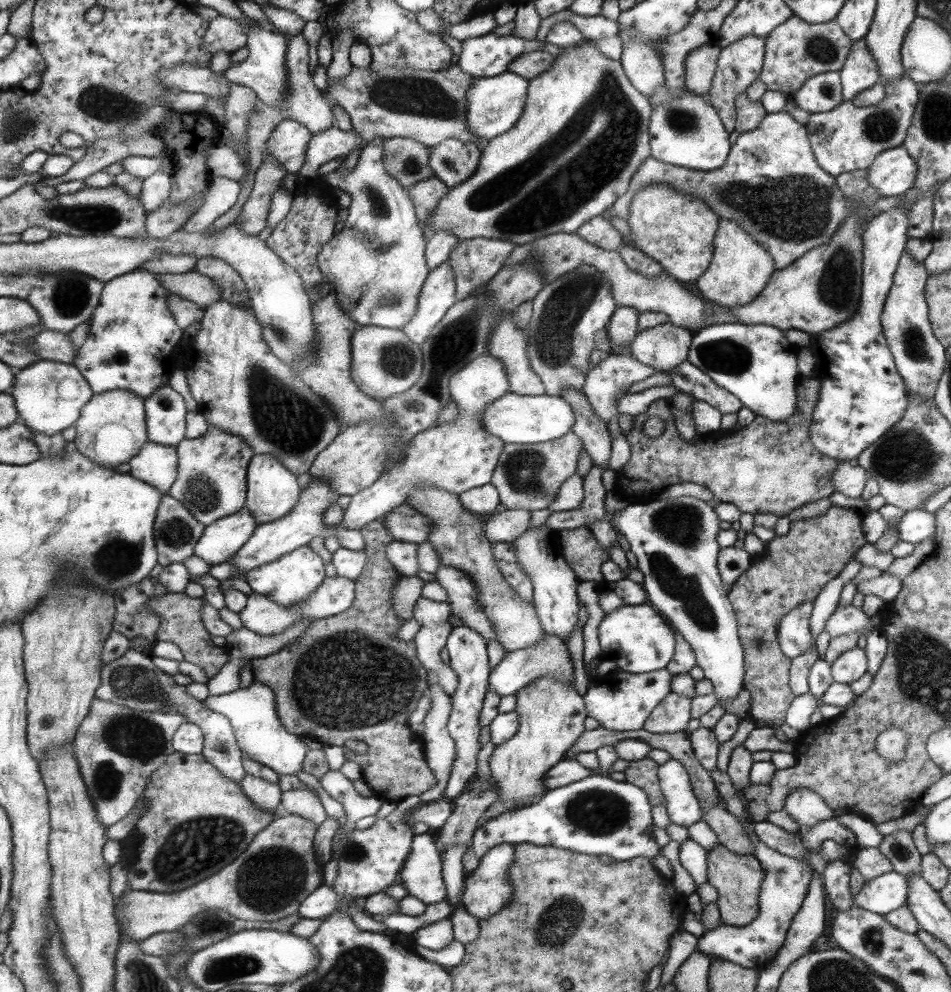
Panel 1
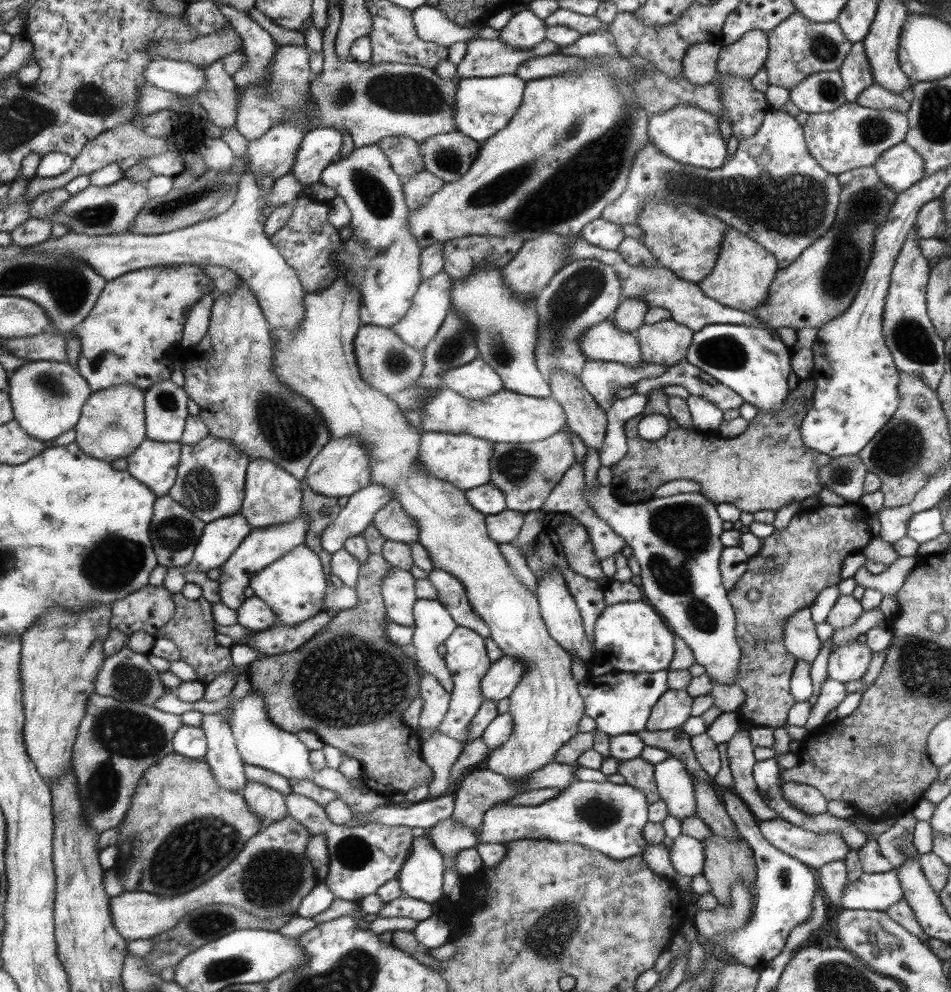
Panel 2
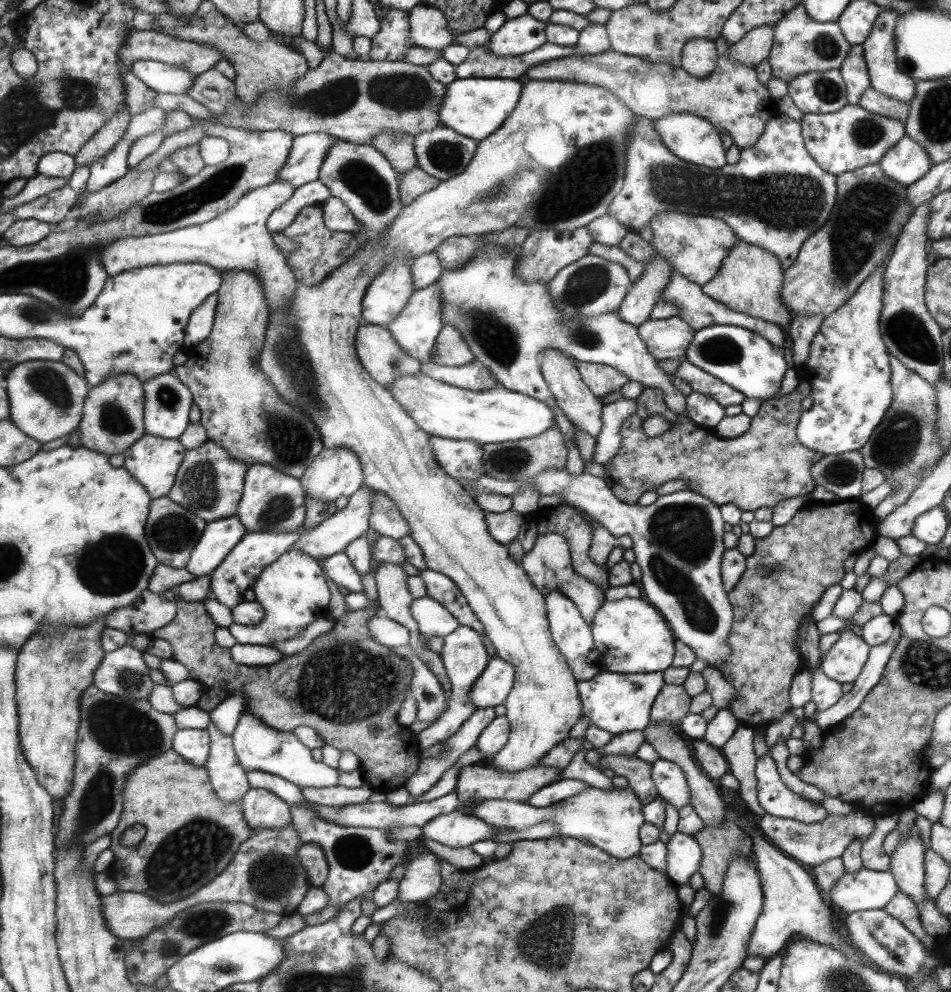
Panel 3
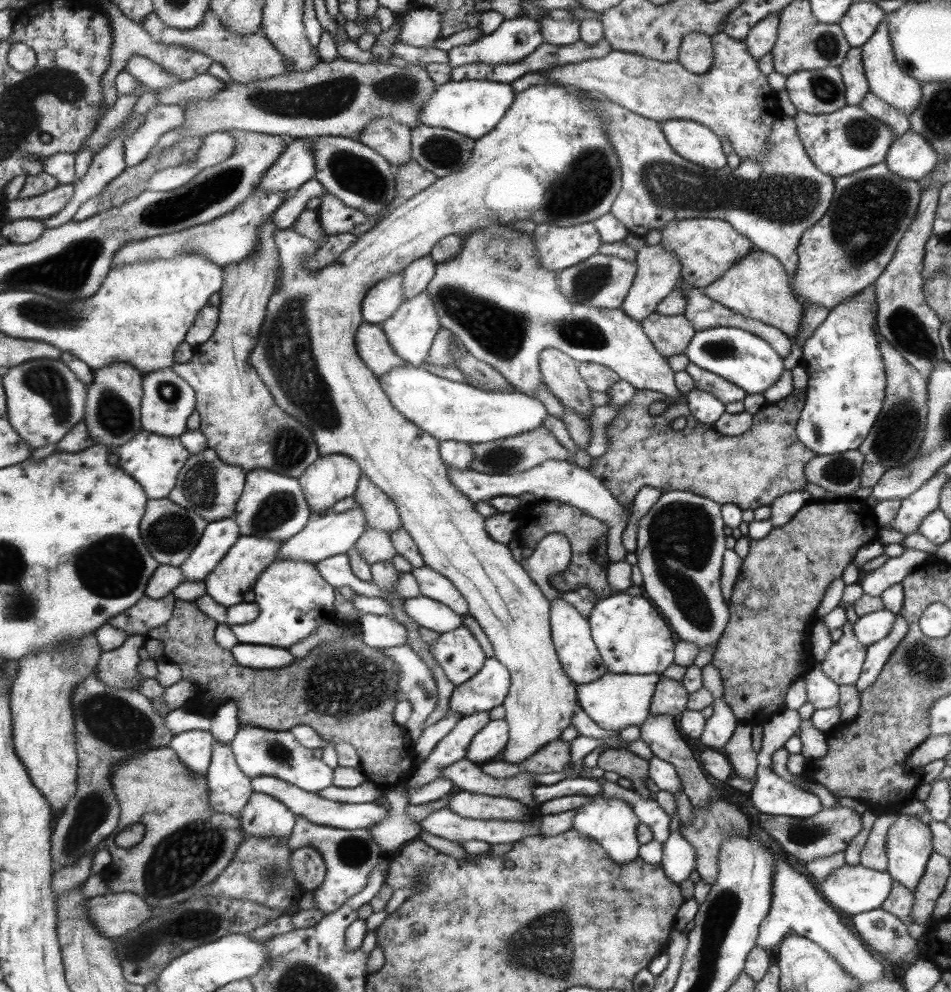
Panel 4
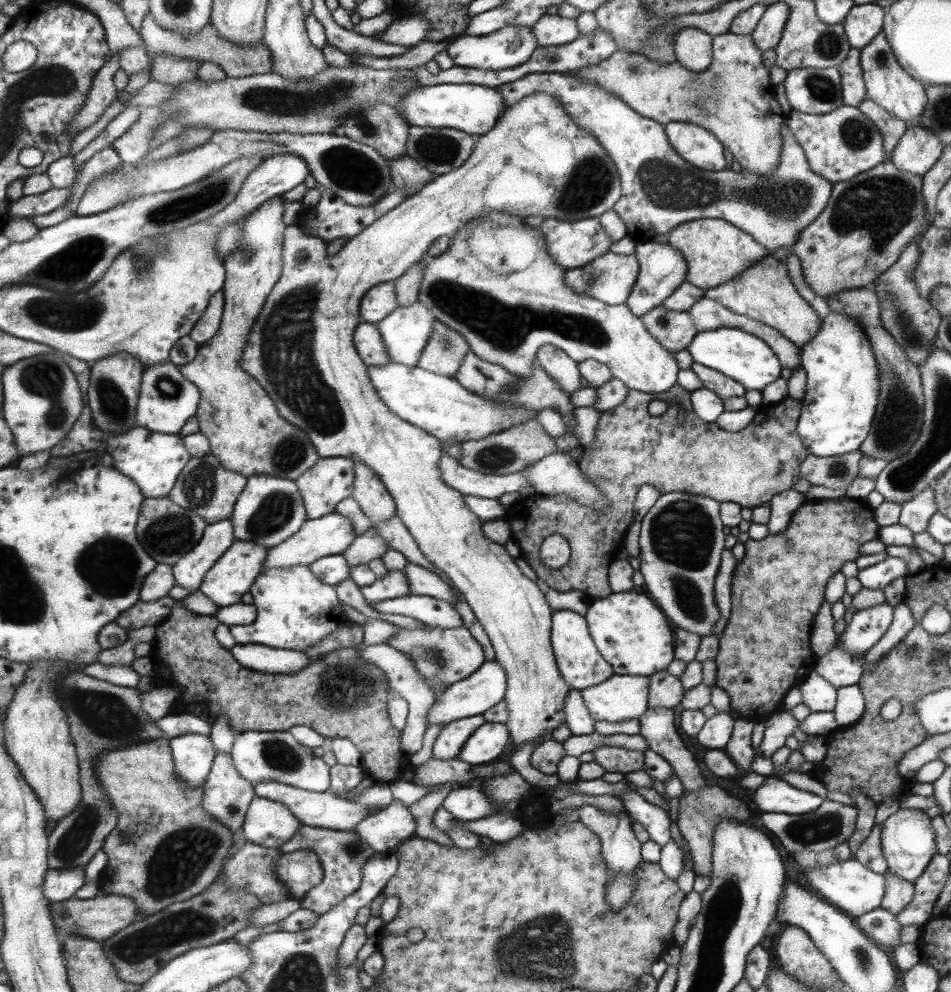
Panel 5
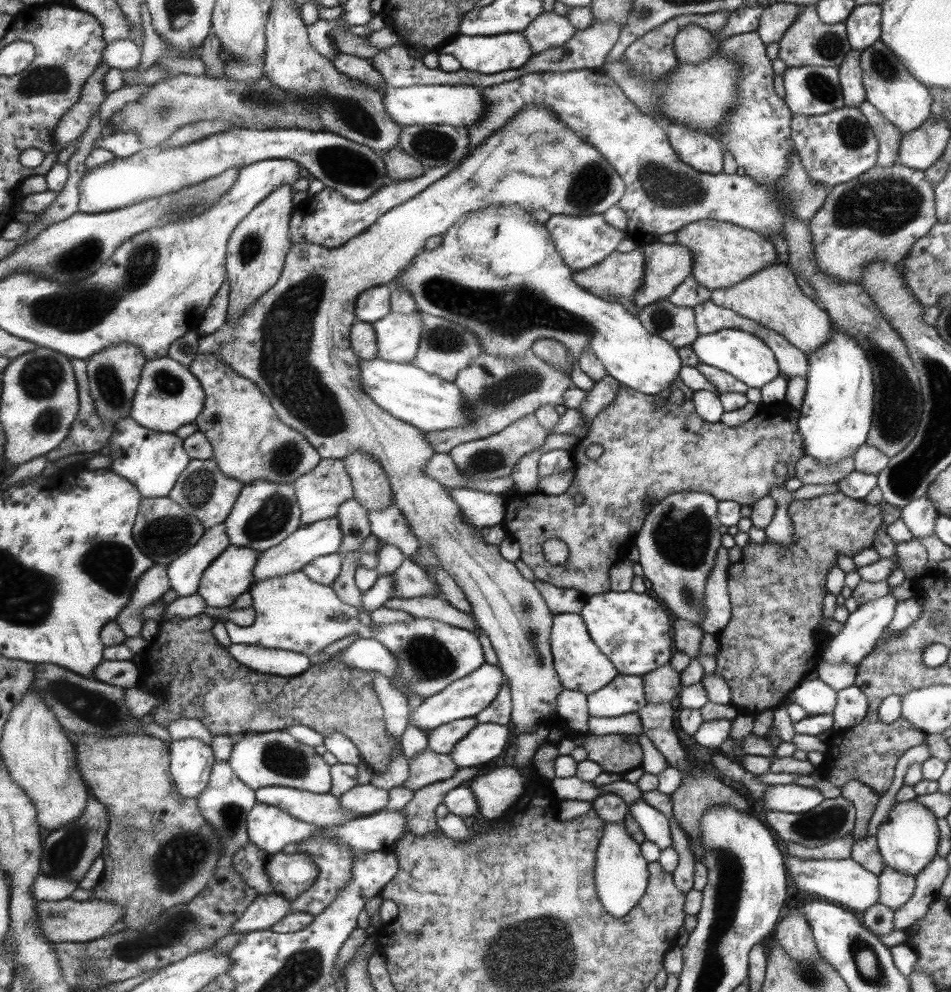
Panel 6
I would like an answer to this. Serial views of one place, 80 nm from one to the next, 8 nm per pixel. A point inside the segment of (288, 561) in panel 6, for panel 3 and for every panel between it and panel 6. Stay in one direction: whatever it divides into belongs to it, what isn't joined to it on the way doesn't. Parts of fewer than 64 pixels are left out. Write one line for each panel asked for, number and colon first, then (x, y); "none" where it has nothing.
3: (334, 534)
4: (333, 534)
5: (332, 534)

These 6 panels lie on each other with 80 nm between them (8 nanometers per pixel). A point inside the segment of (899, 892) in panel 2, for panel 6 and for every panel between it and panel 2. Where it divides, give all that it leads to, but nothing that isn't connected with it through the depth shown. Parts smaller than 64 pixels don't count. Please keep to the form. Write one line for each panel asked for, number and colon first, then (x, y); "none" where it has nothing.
3: (864, 890)
4: (855, 889)
5: (849, 885)
6: (845, 882)

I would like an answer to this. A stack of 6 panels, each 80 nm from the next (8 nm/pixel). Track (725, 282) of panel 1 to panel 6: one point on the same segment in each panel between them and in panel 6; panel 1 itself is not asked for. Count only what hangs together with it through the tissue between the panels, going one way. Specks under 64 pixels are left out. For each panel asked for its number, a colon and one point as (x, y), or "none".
2: (743, 271)
3: (749, 280)
4: (757, 286)
5: (764, 292)
6: (771, 297)

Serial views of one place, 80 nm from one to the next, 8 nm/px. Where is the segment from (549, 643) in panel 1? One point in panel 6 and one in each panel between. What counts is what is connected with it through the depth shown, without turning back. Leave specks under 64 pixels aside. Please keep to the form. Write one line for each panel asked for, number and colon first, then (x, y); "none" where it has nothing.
2: (503, 676)
3: (495, 684)
4: (488, 688)
5: (473, 695)
6: (463, 698)

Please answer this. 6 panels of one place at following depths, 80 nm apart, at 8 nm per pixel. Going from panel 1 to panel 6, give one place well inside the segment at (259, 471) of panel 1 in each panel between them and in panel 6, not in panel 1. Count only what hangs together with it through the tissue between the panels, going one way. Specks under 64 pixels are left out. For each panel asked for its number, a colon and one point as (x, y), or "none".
2: (272, 496)
3: (271, 501)
4: (271, 505)
5: (269, 510)
6: (265, 513)

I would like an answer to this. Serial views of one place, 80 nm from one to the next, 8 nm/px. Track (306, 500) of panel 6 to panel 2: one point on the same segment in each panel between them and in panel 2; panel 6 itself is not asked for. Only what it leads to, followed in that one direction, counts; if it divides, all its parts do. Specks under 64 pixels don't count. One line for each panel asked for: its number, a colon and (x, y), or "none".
2: (342, 467)
3: (336, 472)
4: (331, 478)
5: (330, 480)

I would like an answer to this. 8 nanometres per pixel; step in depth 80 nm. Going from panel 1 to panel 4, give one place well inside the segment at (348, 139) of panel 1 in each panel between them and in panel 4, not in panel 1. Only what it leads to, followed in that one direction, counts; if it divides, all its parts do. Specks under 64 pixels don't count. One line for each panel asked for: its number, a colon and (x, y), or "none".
2: (321, 144)
3: (308, 152)
4: (296, 165)

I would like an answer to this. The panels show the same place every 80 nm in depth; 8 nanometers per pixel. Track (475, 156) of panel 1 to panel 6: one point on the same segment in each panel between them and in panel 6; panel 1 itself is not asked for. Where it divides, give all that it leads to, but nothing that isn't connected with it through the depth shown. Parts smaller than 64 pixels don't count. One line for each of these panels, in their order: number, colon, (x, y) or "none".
2: (447, 156)
3: (442, 153)
4: (442, 152)
5: (439, 150)
6: (433, 146)

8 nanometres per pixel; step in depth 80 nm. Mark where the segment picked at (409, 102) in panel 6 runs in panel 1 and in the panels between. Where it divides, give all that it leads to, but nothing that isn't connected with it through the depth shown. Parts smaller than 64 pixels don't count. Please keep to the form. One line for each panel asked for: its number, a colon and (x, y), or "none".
1: (494, 104)
2: (486, 105)
3: (475, 107)
4: (472, 108)
5: (475, 109)

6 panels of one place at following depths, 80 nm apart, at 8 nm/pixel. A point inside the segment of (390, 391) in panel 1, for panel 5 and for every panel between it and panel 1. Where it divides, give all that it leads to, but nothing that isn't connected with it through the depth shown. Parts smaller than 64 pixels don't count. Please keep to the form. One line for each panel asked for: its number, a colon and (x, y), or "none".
2: (385, 362)
3: (380, 355)
4: (372, 344)
5: (367, 339)

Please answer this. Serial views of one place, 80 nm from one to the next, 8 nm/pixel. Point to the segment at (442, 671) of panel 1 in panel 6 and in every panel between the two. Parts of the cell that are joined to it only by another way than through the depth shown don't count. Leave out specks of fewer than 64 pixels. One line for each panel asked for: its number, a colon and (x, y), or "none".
2: (432, 624)
3: (433, 620)
4: (427, 613)
5: (429, 611)
6: (435, 608)

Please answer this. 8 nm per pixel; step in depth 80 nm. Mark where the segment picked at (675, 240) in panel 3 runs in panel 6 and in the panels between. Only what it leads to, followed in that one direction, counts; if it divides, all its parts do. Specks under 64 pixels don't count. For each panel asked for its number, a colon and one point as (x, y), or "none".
4: (705, 247)
5: (715, 251)
6: (723, 254)

